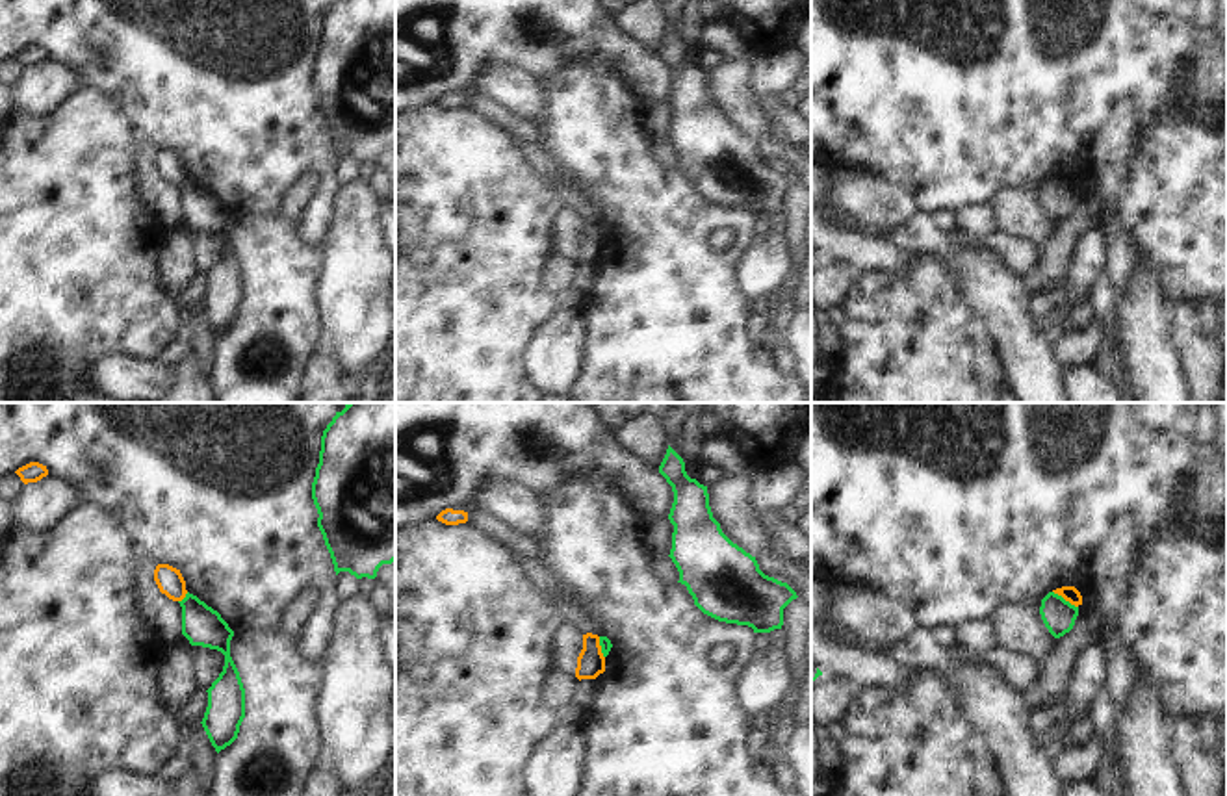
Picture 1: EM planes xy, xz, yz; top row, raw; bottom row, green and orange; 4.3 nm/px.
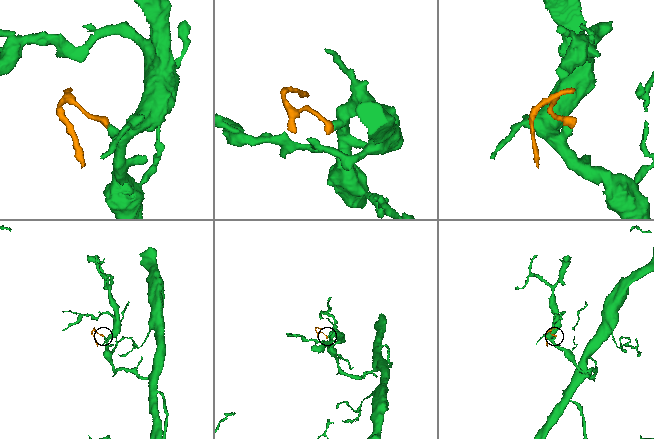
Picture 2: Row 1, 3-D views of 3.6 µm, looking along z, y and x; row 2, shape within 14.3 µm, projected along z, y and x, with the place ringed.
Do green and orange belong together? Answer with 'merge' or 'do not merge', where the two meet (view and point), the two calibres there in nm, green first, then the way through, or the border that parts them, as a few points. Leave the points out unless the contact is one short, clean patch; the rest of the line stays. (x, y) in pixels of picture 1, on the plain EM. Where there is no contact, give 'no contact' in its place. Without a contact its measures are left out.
do not merge; meets green in yz at (1064, 184); 140 nm thick on the green side, 70 nm on the other; border along yz (1053, 175), (1077, 192)

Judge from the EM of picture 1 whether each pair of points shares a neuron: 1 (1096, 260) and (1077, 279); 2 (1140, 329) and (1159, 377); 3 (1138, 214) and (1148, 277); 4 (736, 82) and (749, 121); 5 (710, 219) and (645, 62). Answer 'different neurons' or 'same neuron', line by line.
1: same neuron
2: same neuron
3: different neurons
4: same neuron
5: different neurons

